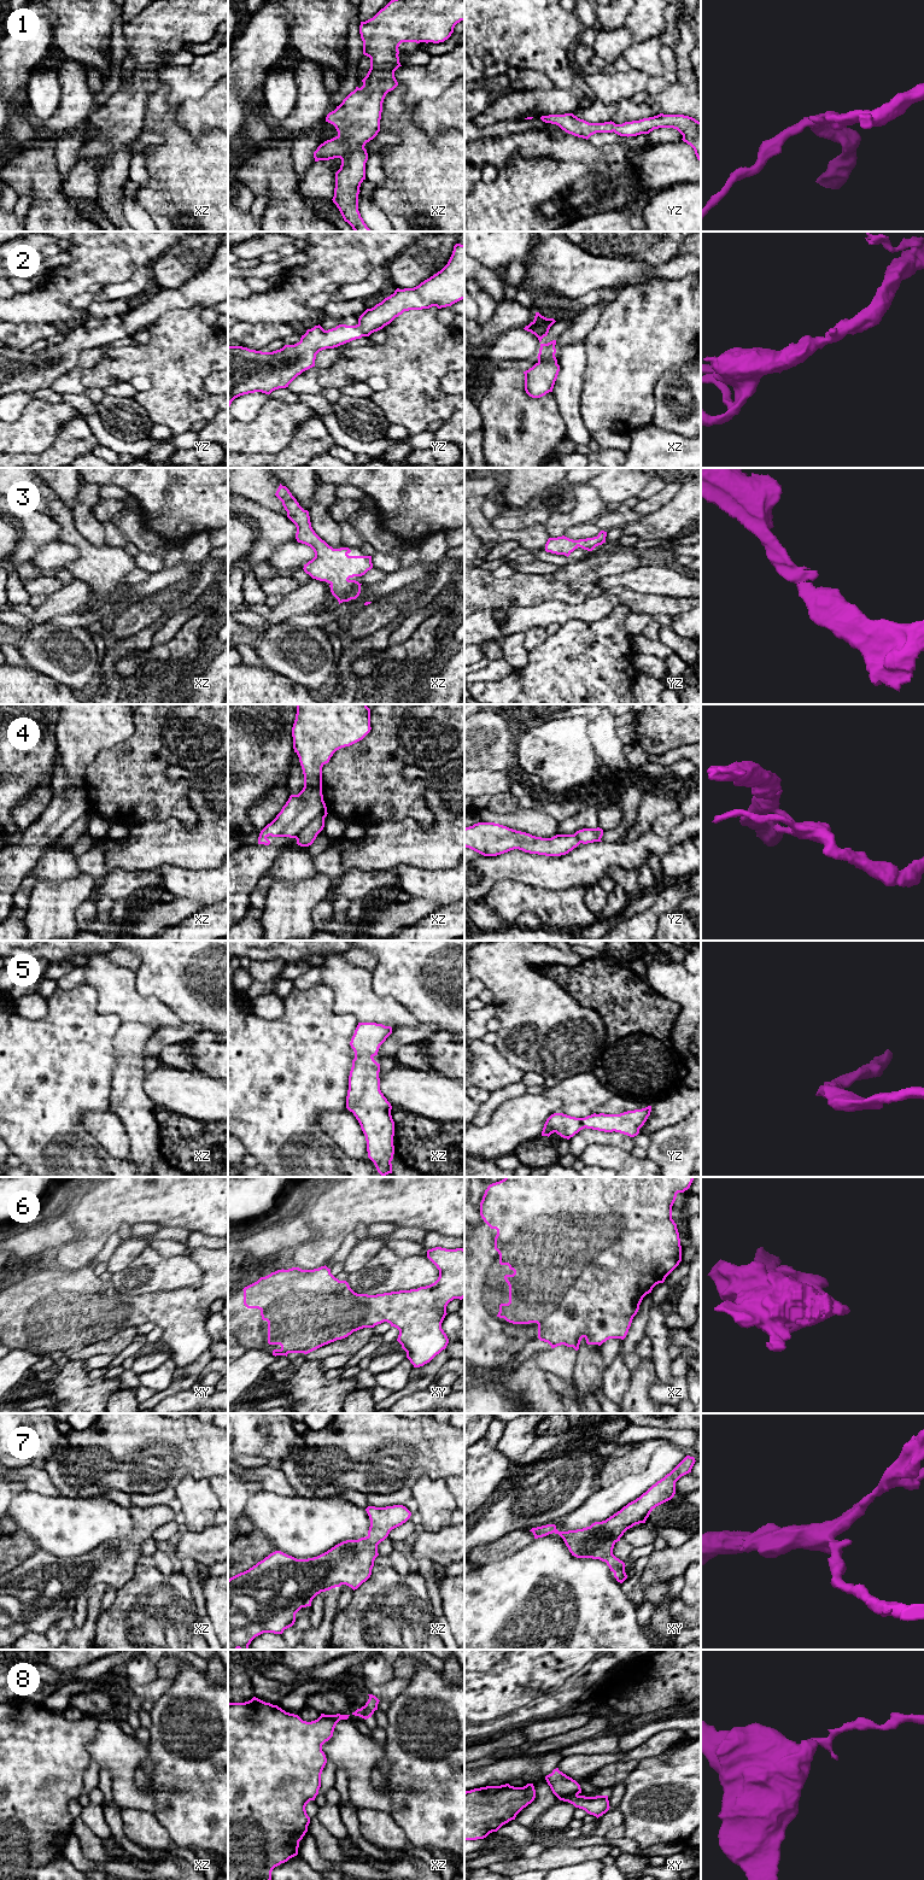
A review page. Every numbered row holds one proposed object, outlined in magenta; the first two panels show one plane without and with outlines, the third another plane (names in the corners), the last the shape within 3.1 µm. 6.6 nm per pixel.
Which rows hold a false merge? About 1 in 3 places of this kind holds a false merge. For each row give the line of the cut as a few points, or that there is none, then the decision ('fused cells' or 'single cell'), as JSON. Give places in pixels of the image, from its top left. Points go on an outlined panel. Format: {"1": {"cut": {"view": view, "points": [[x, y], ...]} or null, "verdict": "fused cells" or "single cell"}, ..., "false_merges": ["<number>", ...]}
{"1": {"cut": null, "verdict": "single cell"}, "2": {"cut": null, "verdict": "single cell"}, "3": {"cut": null, "verdict": "single cell"}, "4": {"cut": {"view": "xz", "points": [[326, 810], [317, 814], [294, 837]]}, "verdict": "fused cells"}, "5": {"cut": null, "verdict": "single cell"}, "6": {"cut": null, "verdict": "single cell"}, "7": {"cut": null, "verdict": "single cell"}, "8": {"cut": {"view": "xy", "points": [[577, 1794], [559, 1798]]}, "verdict": "fused cells"}, "false_merges": ["4", "8"]}

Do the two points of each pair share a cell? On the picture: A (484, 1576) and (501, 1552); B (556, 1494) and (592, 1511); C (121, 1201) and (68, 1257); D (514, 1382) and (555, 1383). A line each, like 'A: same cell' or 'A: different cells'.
A: different cells
B: different cells
C: same cell
D: different cells

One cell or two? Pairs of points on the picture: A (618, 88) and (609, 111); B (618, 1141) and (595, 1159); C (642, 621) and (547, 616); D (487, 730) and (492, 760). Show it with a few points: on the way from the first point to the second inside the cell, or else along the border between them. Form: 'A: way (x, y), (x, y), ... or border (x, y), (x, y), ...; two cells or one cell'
A: border (596, 99), (606, 104), (615, 104); two cells
B: border (584, 1149), (592, 1145), (614, 1145), (630, 1152); two cells
C: border (631, 610), (651, 616); two cells
D: way (487, 737), (492, 753); one cell

